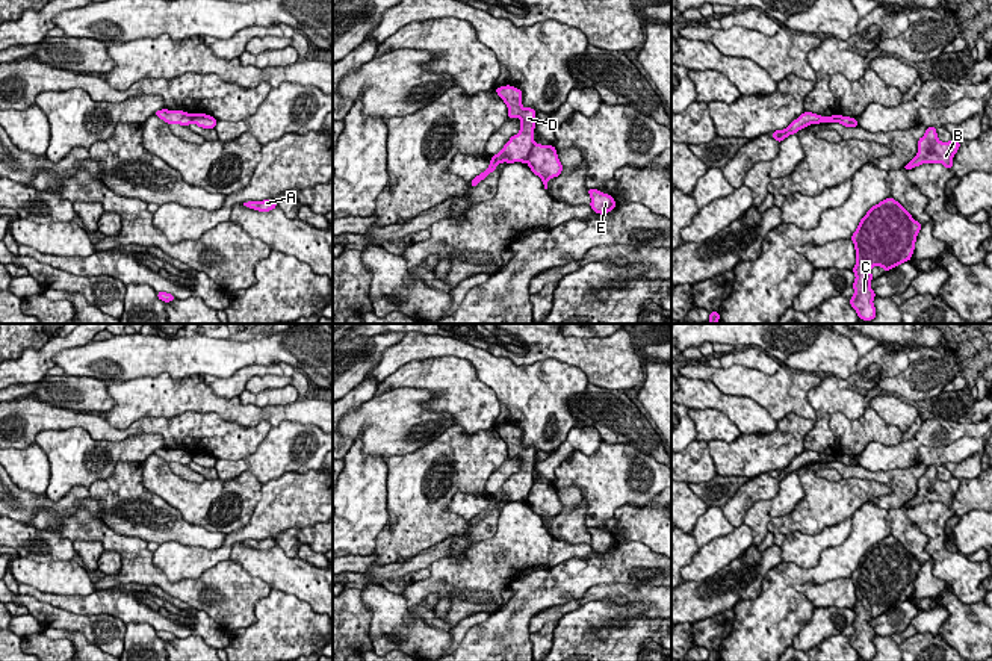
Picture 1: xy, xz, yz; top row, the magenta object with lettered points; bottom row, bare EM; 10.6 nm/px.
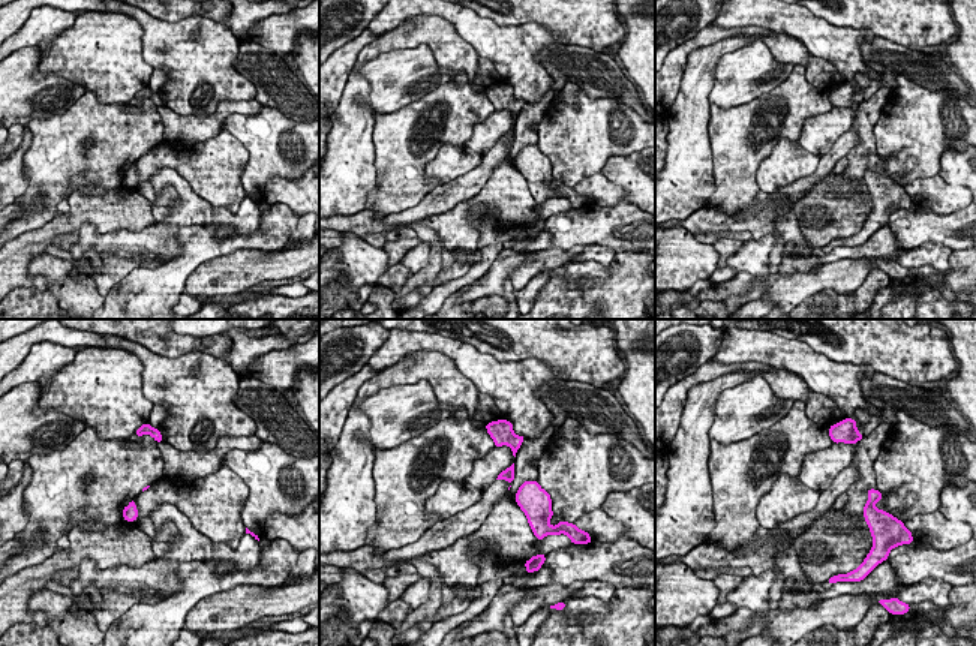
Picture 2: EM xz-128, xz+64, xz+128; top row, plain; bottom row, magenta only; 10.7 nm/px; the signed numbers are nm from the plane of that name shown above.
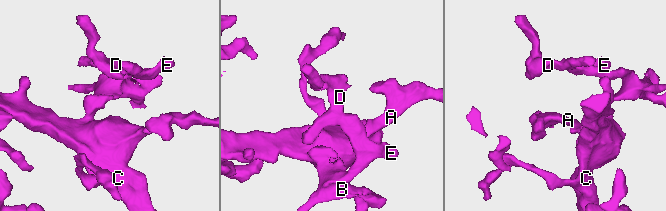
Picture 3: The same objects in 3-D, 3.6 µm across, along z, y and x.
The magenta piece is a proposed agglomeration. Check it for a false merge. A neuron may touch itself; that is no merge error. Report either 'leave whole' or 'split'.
split

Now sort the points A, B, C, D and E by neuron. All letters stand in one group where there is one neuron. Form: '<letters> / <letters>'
A B C E / D

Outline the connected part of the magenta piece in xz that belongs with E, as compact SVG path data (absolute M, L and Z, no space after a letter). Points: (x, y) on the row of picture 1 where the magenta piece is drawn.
M596 188L588 189L588 195L591 197L590 207L594 213L606 215L614 207L617 207L614 198L608 194L597 191Z

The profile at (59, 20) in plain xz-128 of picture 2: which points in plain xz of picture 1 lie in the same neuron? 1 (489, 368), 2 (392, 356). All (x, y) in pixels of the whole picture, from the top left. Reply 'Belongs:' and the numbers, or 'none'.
Belongs: 1, 2

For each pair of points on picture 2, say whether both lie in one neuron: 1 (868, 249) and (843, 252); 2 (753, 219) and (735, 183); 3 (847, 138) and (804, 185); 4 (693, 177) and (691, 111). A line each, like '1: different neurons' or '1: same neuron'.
1: same neuron
2: different neurons
3: same neuron
4: same neuron

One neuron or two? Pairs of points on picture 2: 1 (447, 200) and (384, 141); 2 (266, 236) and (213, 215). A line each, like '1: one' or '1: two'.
1: two
2: two

